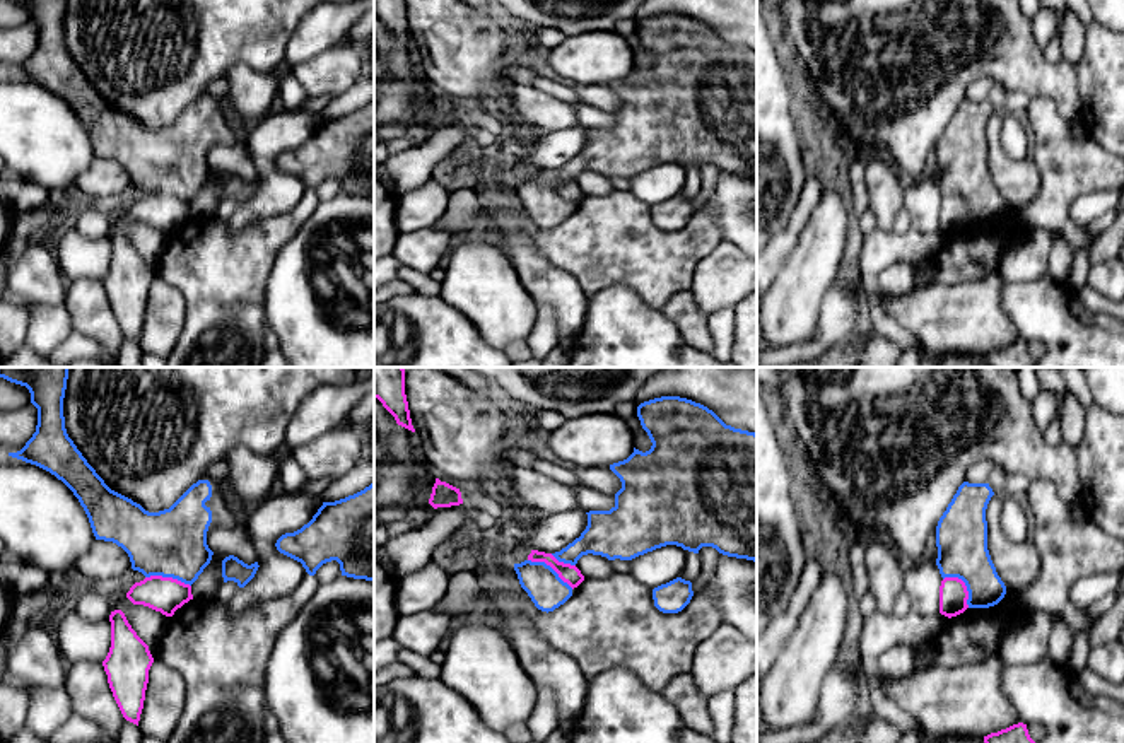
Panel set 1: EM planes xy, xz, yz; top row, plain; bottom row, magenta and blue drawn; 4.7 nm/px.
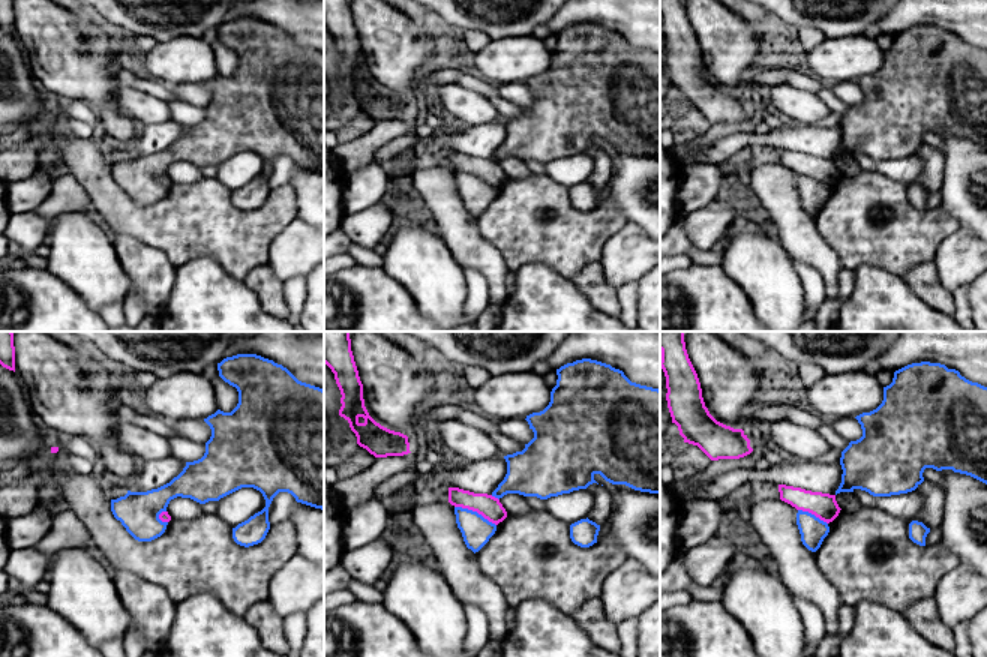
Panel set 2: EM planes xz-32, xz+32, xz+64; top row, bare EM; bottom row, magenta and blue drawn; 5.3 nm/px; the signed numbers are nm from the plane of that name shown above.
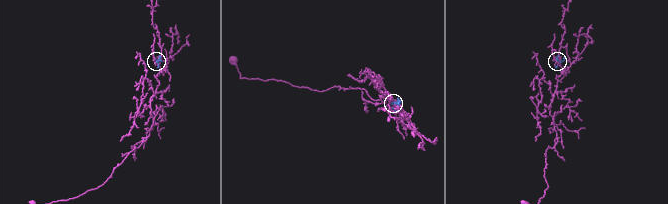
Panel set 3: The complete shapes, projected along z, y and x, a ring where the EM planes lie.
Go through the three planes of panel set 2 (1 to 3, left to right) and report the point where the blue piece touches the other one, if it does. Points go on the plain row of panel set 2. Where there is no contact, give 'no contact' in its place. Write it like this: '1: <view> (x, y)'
1: xz-32 (159, 182)
2: xz+32 (476, 174)
3: xz+64 (813, 177)

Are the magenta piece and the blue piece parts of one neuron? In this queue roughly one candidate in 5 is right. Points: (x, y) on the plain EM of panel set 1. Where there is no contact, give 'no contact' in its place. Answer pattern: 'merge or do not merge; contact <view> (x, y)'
do not merge; contact xz (550, 183)

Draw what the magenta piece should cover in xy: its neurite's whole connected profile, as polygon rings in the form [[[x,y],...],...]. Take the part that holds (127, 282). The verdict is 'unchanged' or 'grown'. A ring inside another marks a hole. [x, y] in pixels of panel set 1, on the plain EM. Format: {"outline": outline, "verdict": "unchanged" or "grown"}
{"outline": [[[121,227],[111,229],[109,239],[111,265],[102,284],[123,335],[138,343],[154,275]]], "verdict": "unchanged"}

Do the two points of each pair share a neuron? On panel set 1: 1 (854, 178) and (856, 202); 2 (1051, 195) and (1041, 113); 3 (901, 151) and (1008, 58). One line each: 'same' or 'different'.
1: same
2: same
3: same

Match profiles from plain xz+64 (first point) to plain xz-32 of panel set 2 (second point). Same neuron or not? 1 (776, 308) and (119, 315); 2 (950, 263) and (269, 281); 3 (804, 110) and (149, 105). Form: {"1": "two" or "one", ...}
{"1": "two", "2": "two", "3": "one"}

